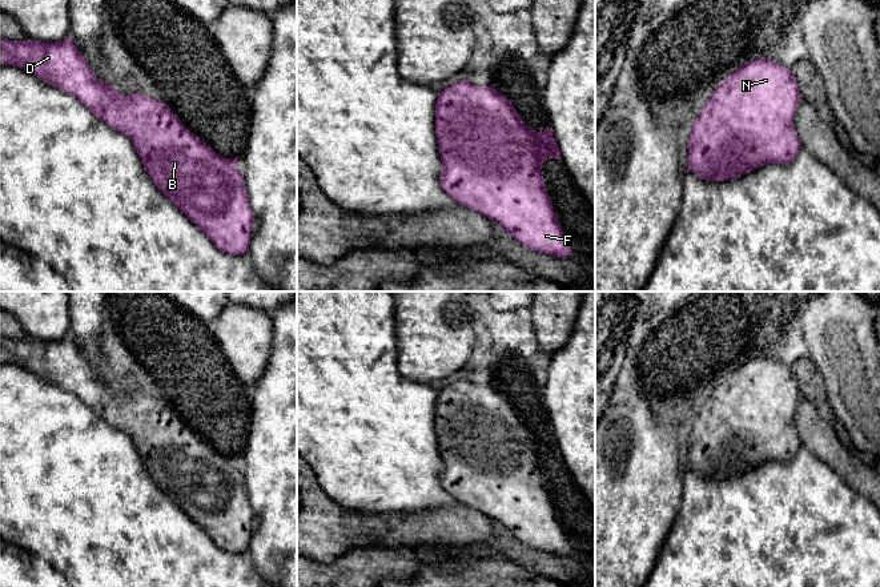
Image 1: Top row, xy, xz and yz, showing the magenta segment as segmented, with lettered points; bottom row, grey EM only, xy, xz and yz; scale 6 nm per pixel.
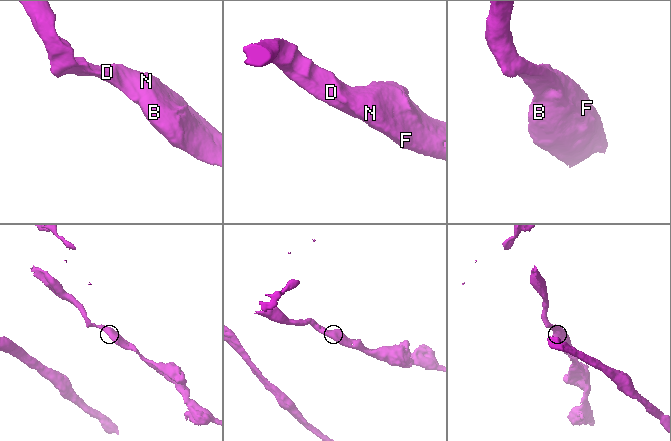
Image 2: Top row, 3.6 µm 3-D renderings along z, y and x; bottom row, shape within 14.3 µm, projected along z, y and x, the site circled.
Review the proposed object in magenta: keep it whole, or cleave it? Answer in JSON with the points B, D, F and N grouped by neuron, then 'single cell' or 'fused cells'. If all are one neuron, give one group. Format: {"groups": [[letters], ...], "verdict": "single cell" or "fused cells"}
{"groups": [["B", "D", "F", "N"]], "verdict": "single cell"}

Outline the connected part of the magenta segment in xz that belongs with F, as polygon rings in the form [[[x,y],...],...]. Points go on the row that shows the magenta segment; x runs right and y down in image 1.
[[[469,80],[458,81],[438,93],[435,106],[435,134],[443,165],[439,176],[442,189],[457,202],[502,225],[511,237],[529,250],[567,258],[572,253],[558,222],[552,201],[546,190],[543,164],[546,158],[562,160],[551,128],[537,132],[526,125],[513,101],[493,87],[475,87]]]

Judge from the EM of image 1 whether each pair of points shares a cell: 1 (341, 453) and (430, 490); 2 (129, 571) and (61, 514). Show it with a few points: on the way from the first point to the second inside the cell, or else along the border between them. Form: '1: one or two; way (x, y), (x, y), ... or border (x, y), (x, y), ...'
1: one; way (364, 453), (380, 453), (408, 479)
2: one; way (115, 561), (79, 525)

